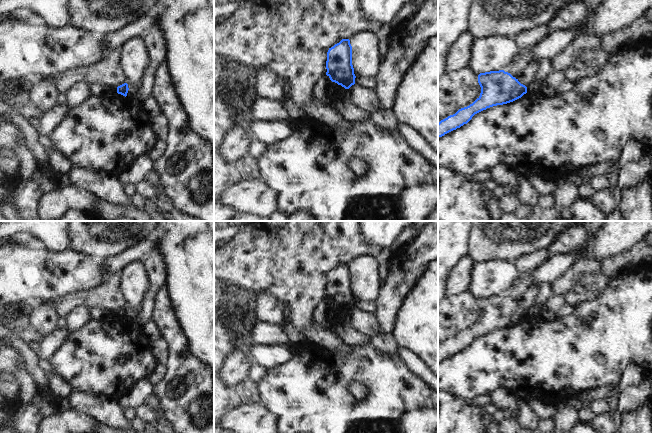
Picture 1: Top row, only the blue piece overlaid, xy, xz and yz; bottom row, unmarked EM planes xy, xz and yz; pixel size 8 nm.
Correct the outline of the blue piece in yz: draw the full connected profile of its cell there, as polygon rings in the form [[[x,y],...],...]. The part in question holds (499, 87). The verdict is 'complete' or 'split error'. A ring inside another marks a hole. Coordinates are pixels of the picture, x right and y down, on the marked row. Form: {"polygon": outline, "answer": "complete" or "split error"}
{"polygon": [[[504,70],[480,73],[478,83],[481,87],[480,96],[469,106],[441,120],[438,123],[438,138],[467,124],[475,114],[513,102],[527,93],[527,87]]], "answer": "complete"}

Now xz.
{"polygon": [[[342,39],[329,48],[326,69],[326,75],[330,80],[345,89],[355,84],[356,76],[352,65],[352,46],[349,39]]], "answer": "complete"}

